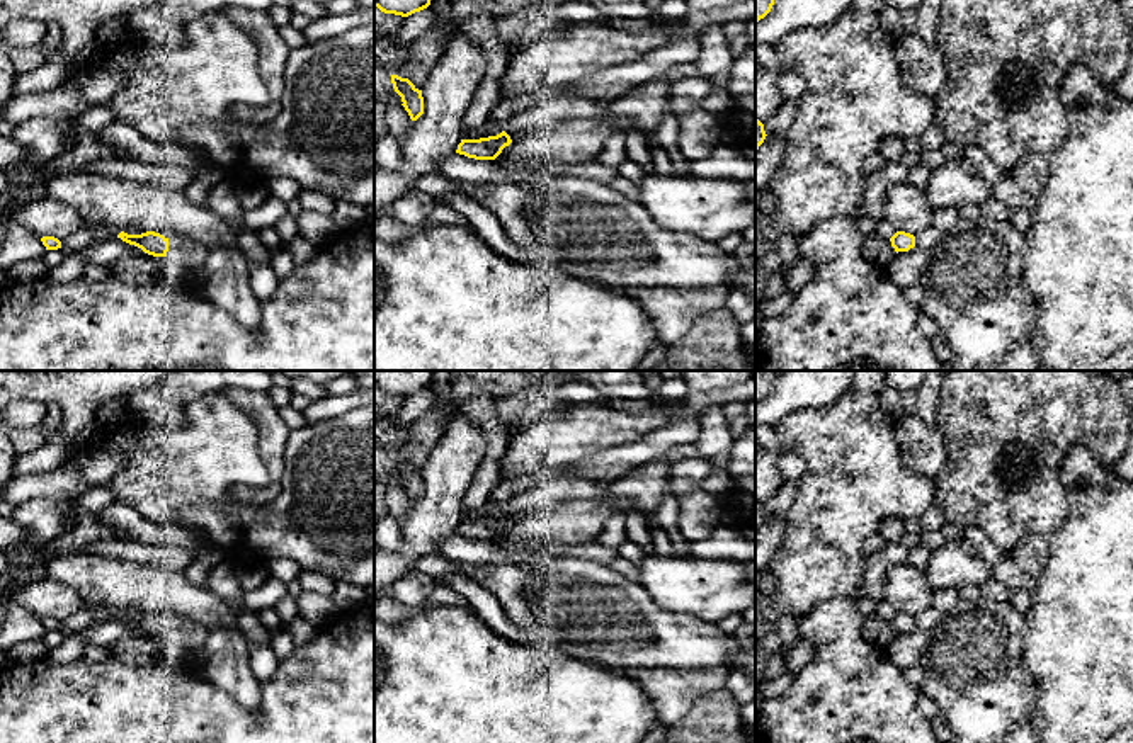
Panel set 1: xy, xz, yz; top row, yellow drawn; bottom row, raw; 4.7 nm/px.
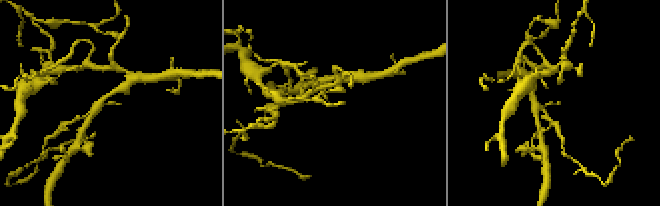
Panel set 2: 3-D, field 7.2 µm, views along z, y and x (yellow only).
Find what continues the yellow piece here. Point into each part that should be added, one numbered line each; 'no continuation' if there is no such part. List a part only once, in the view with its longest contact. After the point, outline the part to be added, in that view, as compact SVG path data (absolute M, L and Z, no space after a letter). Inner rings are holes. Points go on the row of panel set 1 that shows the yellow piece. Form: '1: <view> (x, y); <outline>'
no continuation

